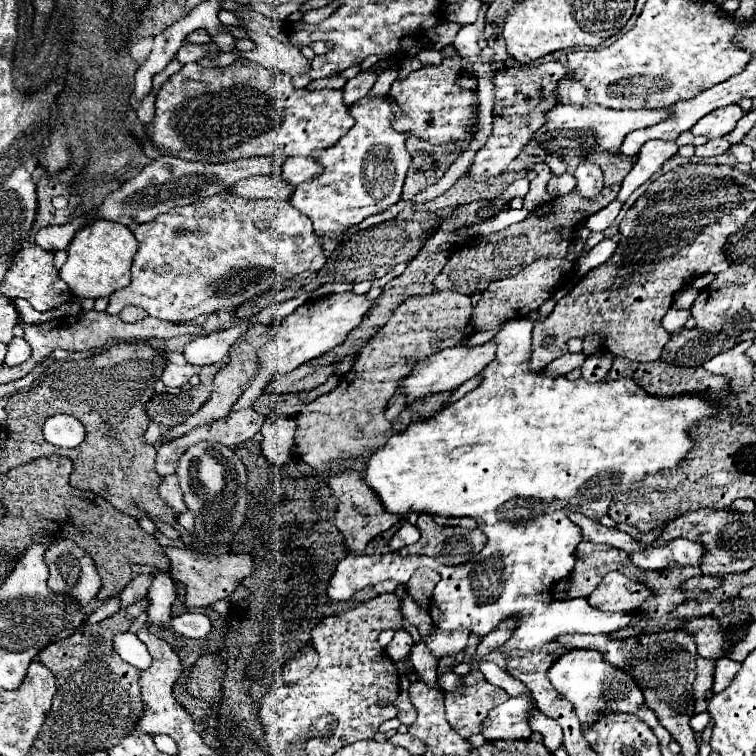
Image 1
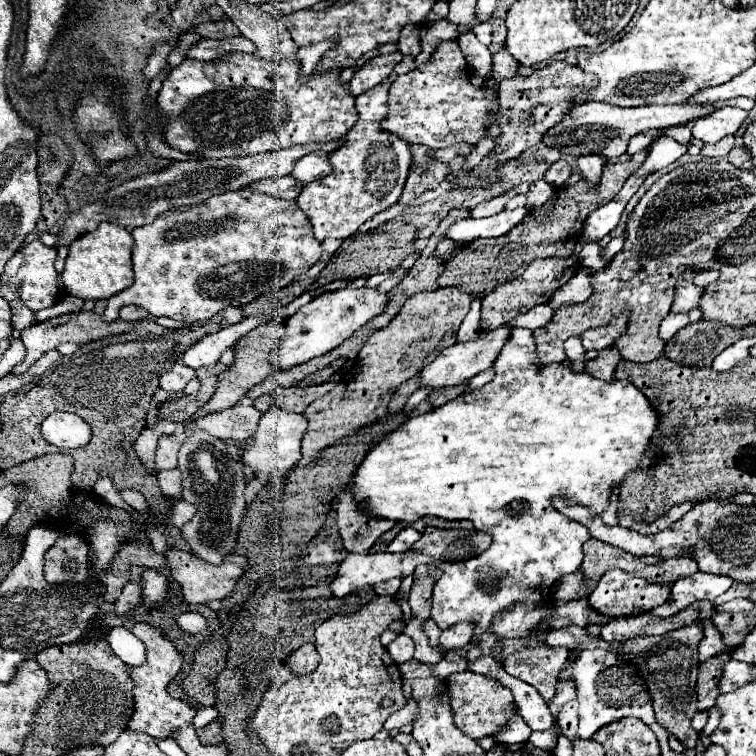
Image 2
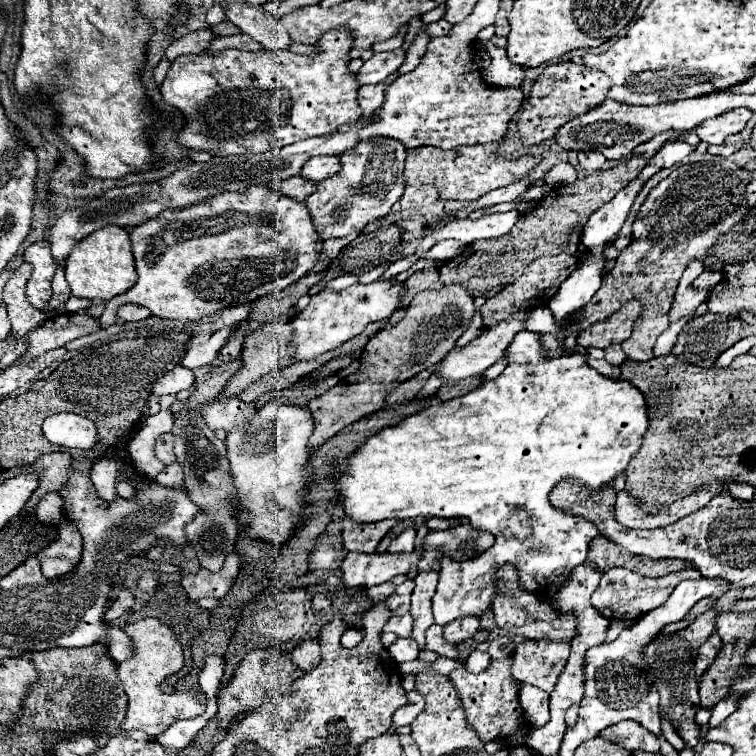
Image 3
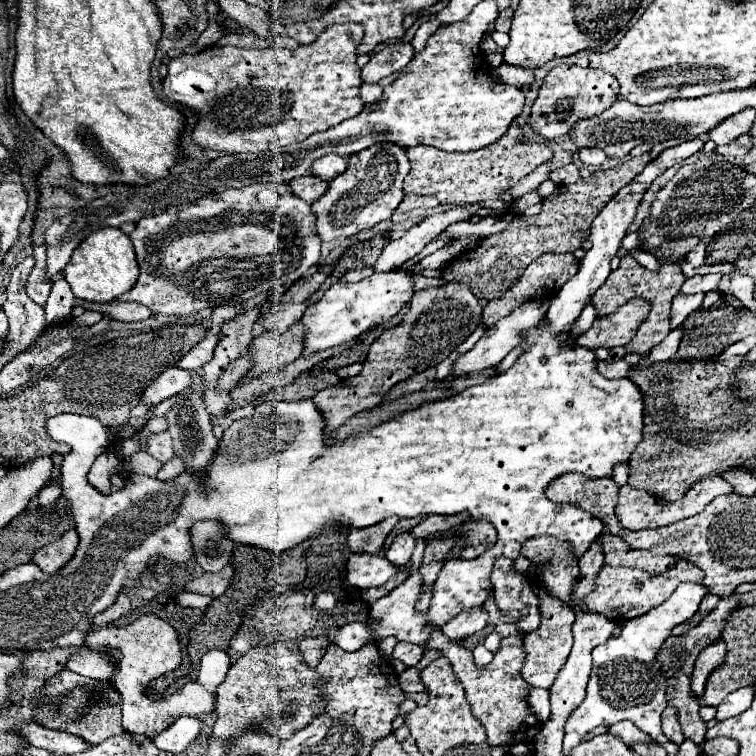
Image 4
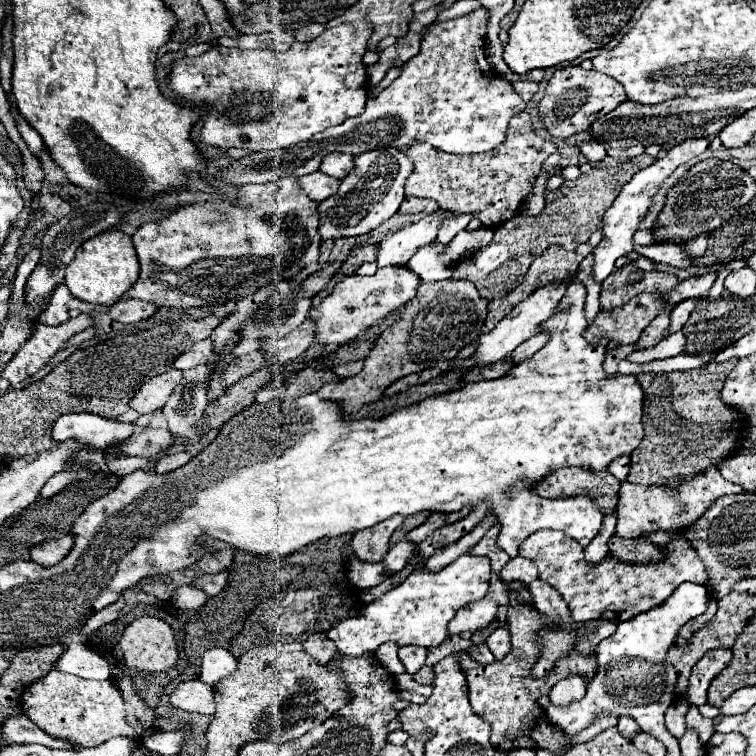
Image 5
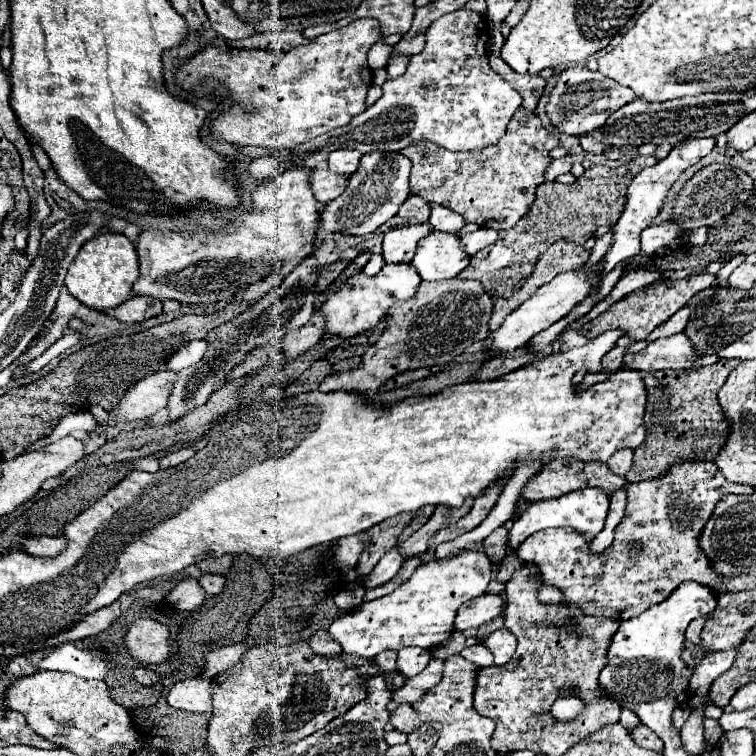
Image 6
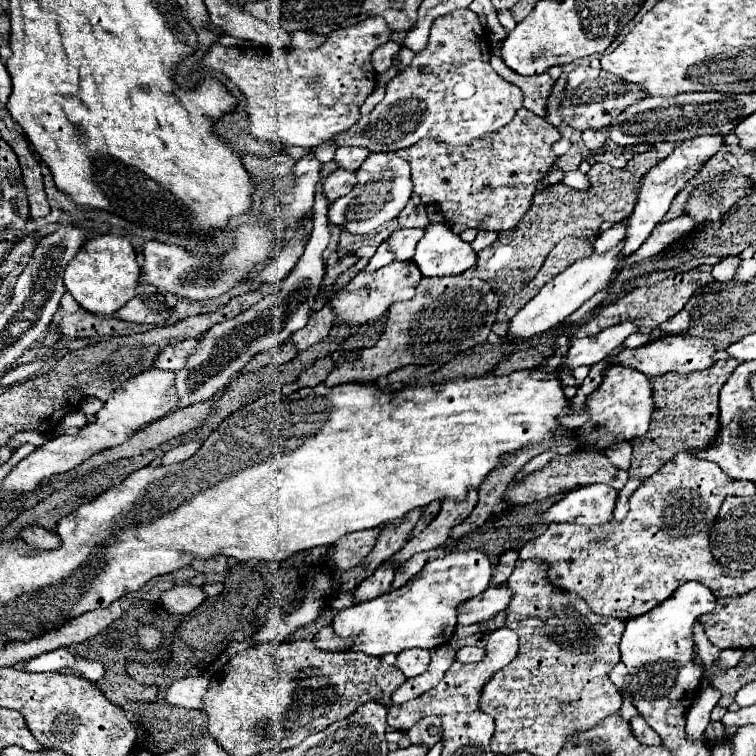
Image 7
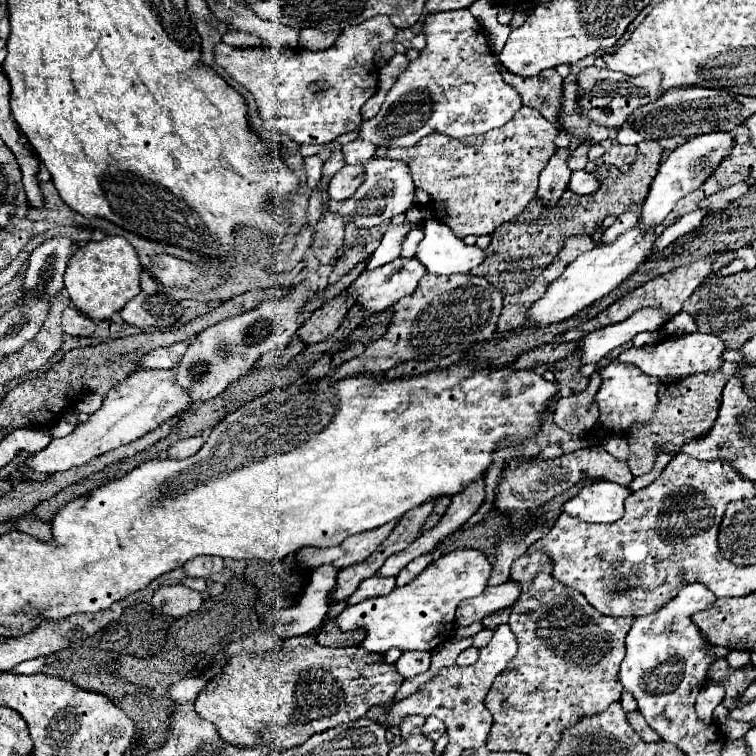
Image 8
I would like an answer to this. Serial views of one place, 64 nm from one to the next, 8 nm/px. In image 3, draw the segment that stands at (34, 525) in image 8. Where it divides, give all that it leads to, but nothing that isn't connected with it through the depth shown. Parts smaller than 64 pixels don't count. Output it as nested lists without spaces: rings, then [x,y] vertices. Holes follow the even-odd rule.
[[[74,522],[58,526],[58,538],[38,552],[42,574],[46,578],[58,578],[70,574],[82,556],[82,536]]]

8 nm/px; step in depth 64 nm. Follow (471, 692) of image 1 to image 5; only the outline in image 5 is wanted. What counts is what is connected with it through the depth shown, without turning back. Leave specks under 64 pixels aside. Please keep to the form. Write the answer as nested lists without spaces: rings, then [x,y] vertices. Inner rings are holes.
[[[512,594],[510,596],[510,608],[508,608],[508,626],[510,626],[510,652],[504,660],[496,660],[488,666],[482,666],[474,660],[470,660],[466,650],[454,652],[458,656],[458,666],[466,676],[468,682],[468,698],[472,704],[472,710],[488,720],[492,724],[492,736],[490,742],[496,750],[512,750],[512,748],[546,748],[552,752],[564,754],[566,750],[566,740],[562,732],[554,732],[550,728],[550,722],[546,720],[546,714],[540,712],[540,706],[536,704],[540,694],[548,694],[550,688],[556,684],[556,680],[562,680],[570,674],[582,674],[590,680],[596,670],[596,658],[594,654],[590,658],[584,658],[580,654],[570,652],[560,664],[550,672],[550,676],[540,682],[530,678],[530,668],[538,658],[538,648],[534,644],[536,632],[544,626],[544,620],[538,610],[532,610],[528,606],[522,606],[520,600]]]

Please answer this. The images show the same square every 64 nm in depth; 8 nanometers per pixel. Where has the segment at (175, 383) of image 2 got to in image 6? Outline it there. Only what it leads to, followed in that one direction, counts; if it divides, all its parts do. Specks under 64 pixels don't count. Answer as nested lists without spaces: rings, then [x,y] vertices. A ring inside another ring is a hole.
[[[172,370],[146,376],[126,392],[126,396],[118,402],[116,412],[110,412],[110,416],[116,418],[116,422],[142,420],[154,416],[158,410],[166,408],[168,394],[174,382],[176,382],[176,372]]]

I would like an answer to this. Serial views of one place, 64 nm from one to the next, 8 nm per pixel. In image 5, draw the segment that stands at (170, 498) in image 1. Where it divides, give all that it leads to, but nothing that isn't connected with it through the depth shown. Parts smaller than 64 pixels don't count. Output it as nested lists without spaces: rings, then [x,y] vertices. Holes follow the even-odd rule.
[[[186,452],[168,454],[168,456],[164,456],[164,458],[158,460],[156,474],[168,474],[168,472],[172,472],[172,470],[176,470],[176,468],[188,464],[188,462],[190,462],[190,454],[186,454]]]

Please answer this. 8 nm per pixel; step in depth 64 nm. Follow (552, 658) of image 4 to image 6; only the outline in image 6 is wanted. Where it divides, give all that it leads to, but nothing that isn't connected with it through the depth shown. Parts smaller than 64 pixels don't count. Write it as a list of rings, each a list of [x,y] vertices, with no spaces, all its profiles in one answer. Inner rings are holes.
[[[544,582],[540,584],[536,598],[542,600],[542,604],[562,604],[562,600],[564,600],[562,592],[560,592],[556,586],[548,586],[548,584],[544,584]]]

